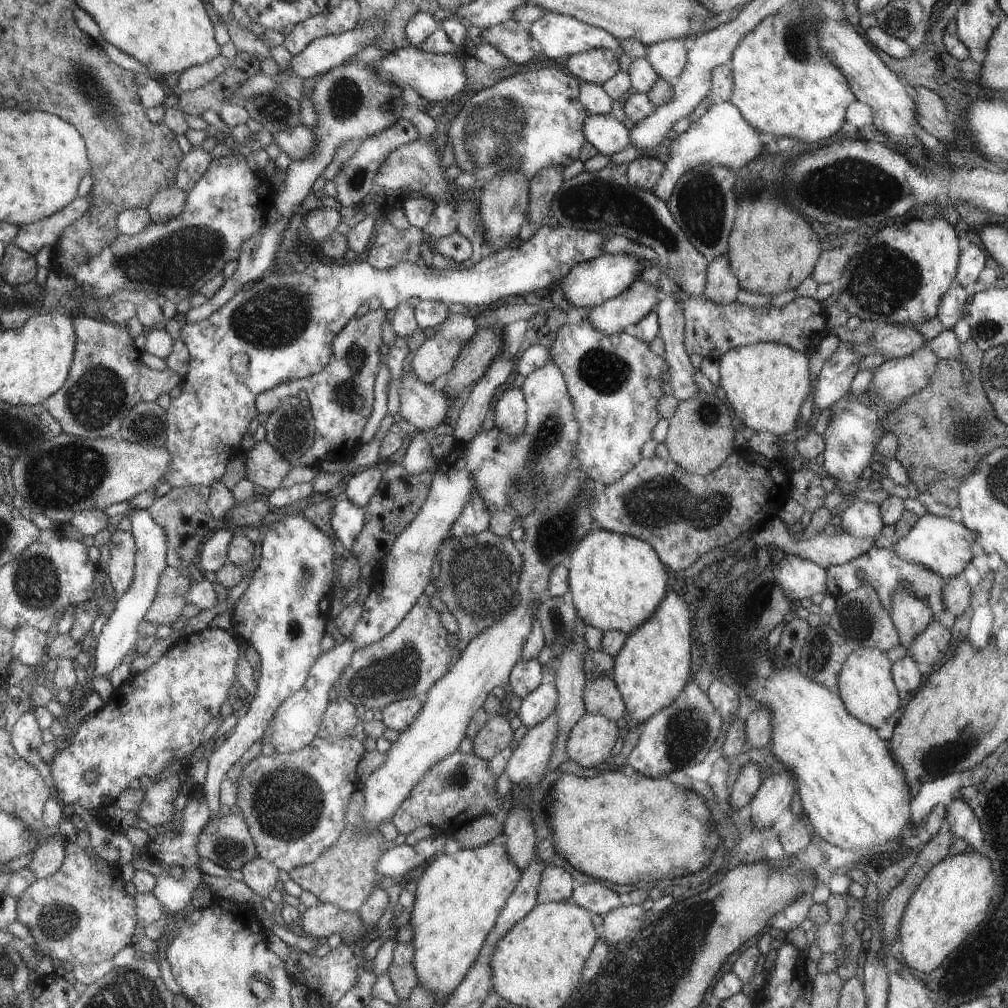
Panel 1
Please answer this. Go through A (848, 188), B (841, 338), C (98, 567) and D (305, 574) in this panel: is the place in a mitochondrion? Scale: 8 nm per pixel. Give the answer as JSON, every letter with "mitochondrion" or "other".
{"A":"mitochondrion","B":"other","C":"other","D":"mitochondrion"}

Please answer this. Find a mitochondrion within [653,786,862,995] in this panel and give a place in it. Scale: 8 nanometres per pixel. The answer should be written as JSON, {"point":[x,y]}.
{"point":[693,925]}

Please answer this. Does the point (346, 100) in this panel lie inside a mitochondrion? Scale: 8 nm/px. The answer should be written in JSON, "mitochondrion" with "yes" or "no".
{"mitochondrion":"yes"}

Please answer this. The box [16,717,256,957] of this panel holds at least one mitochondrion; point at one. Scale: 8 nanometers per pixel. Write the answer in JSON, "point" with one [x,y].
{"point":[58,921]}

